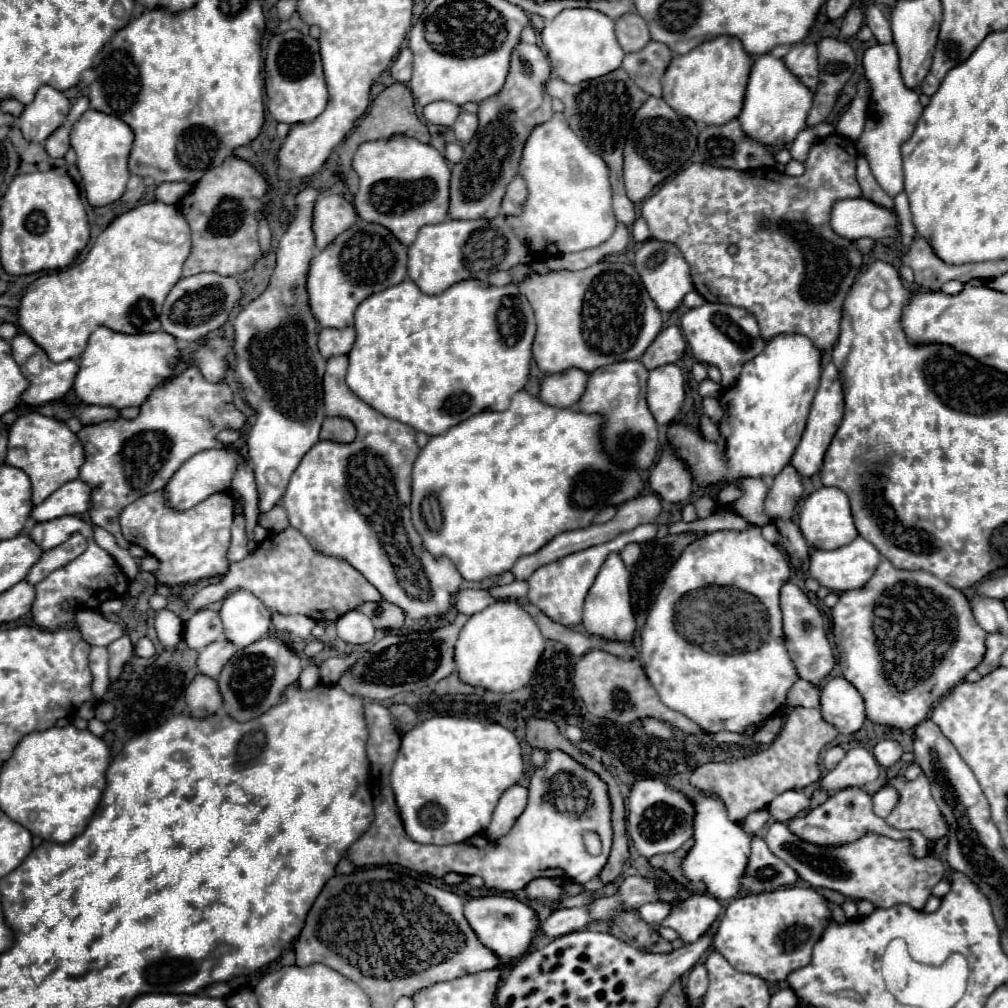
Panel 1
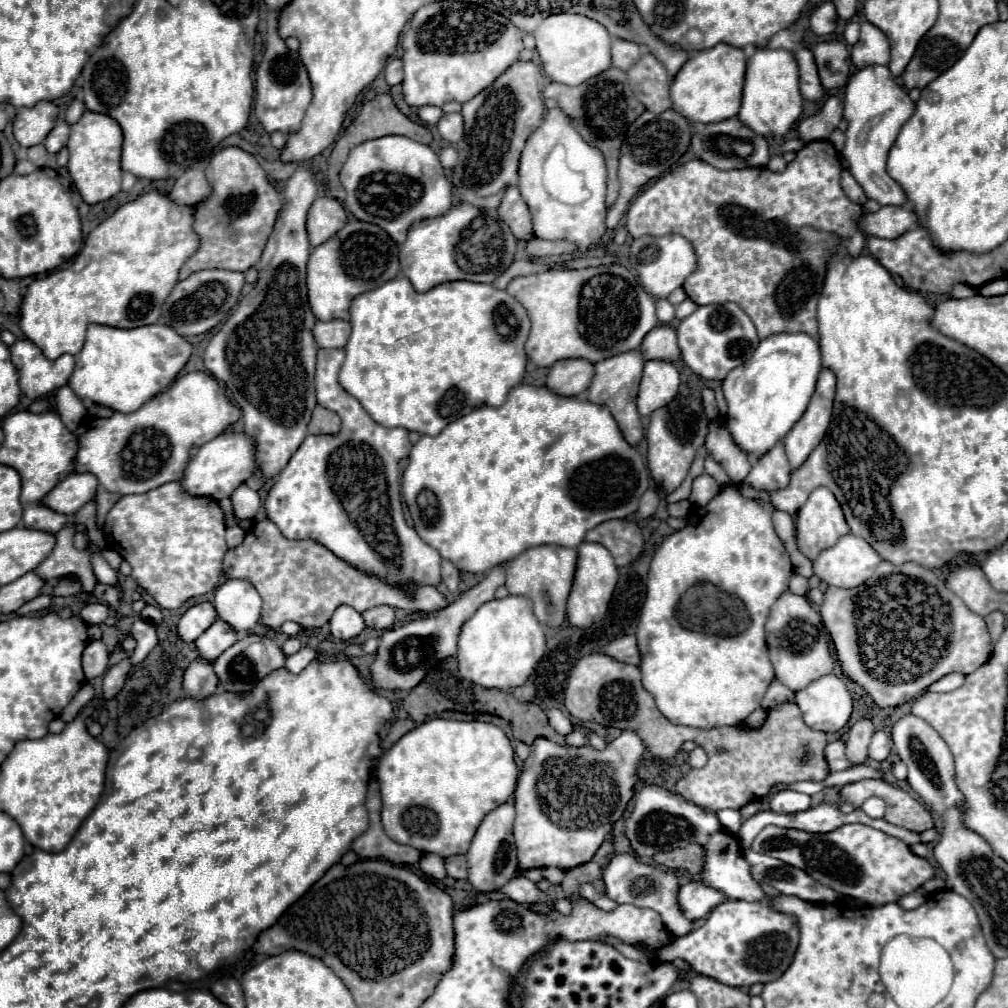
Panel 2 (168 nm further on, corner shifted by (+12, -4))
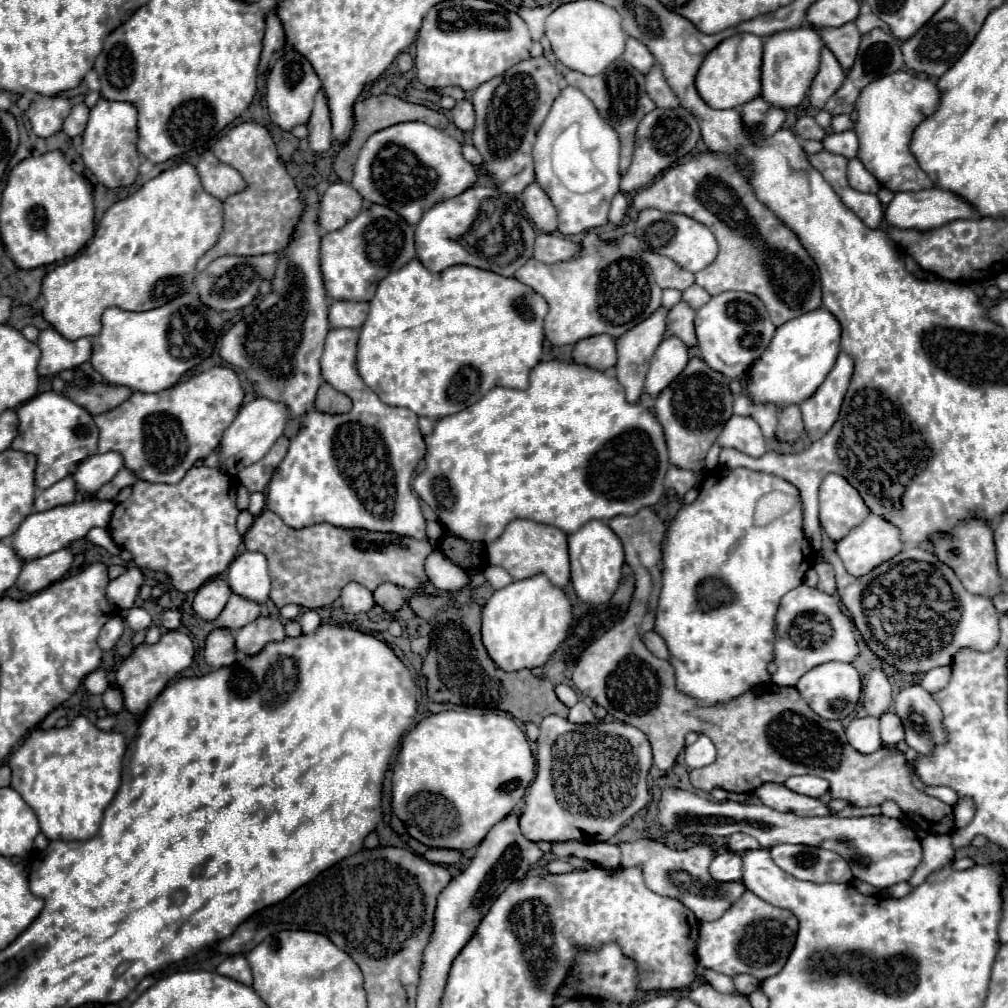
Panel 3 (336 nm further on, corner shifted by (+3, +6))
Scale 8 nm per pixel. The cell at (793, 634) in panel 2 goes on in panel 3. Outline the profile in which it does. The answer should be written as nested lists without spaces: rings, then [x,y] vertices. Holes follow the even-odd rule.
[[[800,585],[786,593],[776,613],[776,641],[774,641],[774,663],[776,673],[772,683],[792,687],[812,667],[826,661],[854,661],[858,655],[858,643],[854,637],[854,623],[844,605],[814,587]]]

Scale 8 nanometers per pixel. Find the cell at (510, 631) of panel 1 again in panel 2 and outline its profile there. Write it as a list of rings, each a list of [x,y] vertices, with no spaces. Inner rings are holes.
[[[517,595],[493,599],[483,603],[461,627],[457,643],[459,677],[487,689],[509,691],[527,681],[543,653],[545,631],[531,611],[531,601]]]

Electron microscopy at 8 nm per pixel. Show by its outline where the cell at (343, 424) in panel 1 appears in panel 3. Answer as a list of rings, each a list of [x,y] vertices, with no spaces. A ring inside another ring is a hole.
[[[322,383],[320,389],[318,389],[318,395],[316,395],[316,409],[318,411],[324,411],[324,413],[348,413],[352,409],[352,401],[336,391],[332,385],[328,383]]]

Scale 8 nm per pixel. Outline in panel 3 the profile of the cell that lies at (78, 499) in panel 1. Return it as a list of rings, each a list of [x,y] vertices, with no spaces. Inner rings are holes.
[[[116,451],[92,455],[78,465],[78,469],[74,473],[76,487],[80,493],[94,495],[102,485],[112,481],[112,477],[122,467],[124,467],[124,457],[120,457],[120,453],[116,453]]]

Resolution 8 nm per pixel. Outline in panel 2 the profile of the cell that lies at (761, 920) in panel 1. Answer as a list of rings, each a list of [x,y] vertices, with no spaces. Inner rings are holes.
[[[761,899],[761,901],[723,901],[713,909],[711,917],[705,919],[701,927],[697,927],[691,933],[675,939],[671,945],[661,947],[657,951],[657,957],[661,957],[663,961],[685,959],[687,963],[691,963],[691,967],[695,967],[697,973],[715,977],[725,985],[751,987],[753,983],[769,983],[769,981],[779,979],[789,969],[789,965],[793,963],[797,945],[799,945],[797,919],[787,915],[787,913],[781,913],[781,911],[773,909],[769,899]]]

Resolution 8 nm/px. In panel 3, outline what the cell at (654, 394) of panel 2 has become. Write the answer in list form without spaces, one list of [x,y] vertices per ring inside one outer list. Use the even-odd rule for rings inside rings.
[[[668,337],[660,343],[650,359],[650,369],[646,373],[644,391],[656,397],[664,387],[668,387],[688,363],[688,347],[678,337]]]

